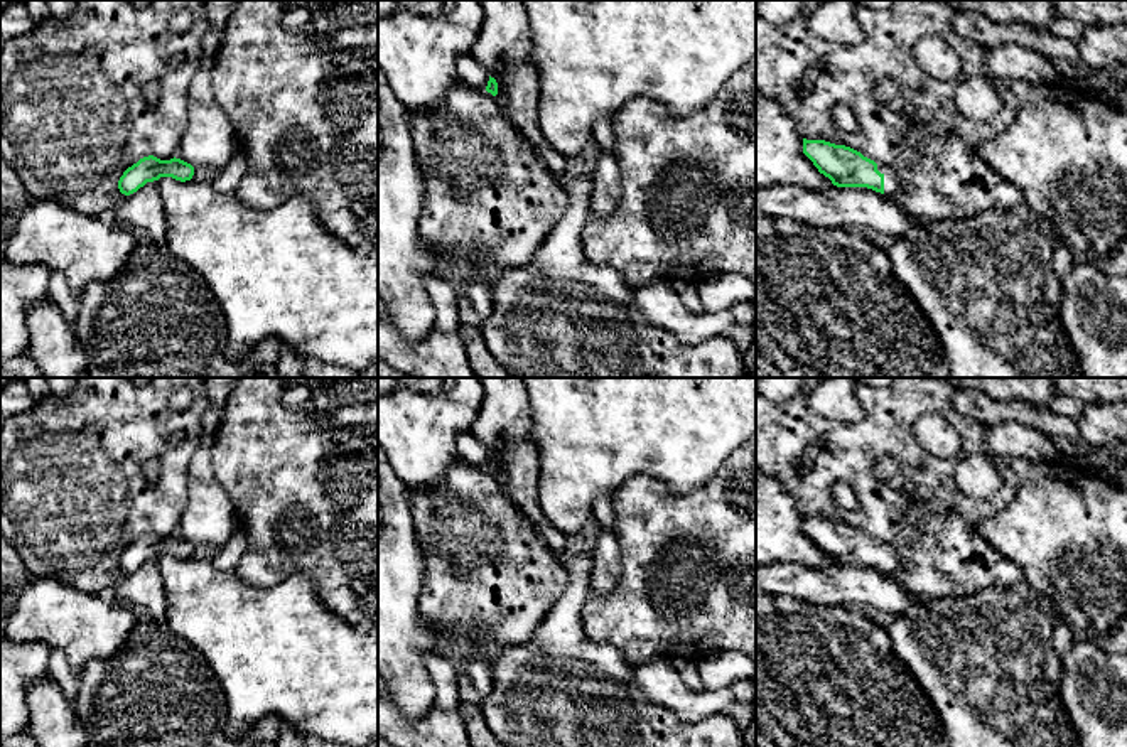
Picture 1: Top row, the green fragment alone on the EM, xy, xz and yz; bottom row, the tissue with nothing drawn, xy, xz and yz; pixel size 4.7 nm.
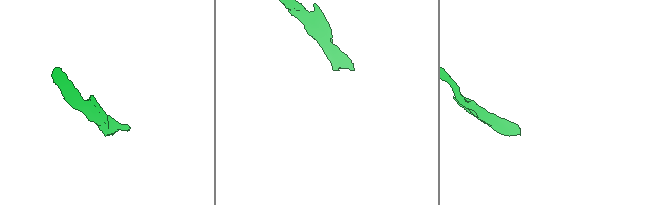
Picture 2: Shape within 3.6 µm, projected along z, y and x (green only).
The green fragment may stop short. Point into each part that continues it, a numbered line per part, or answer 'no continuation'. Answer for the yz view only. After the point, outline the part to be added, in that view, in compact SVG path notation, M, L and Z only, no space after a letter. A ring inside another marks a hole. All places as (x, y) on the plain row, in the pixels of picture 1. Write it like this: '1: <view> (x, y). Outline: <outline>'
1: yz (891, 562). Outline: M884 543L884 572L891 575L896 570L899 570L899 567L901 567L901 562L899 562L896 551L892 550L892 546Z

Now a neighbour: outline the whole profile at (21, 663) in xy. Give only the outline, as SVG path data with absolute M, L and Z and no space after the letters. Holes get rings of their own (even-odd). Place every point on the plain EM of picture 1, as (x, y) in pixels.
M0 533L0 734L15 735L27 732L29 708L27 686L49 676L51 648L42 642L15 642L7 636L7 621L15 609L20 592L32 580L20 555Z

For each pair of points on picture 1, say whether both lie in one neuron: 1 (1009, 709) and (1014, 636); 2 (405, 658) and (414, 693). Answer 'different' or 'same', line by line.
1: same
2: same

